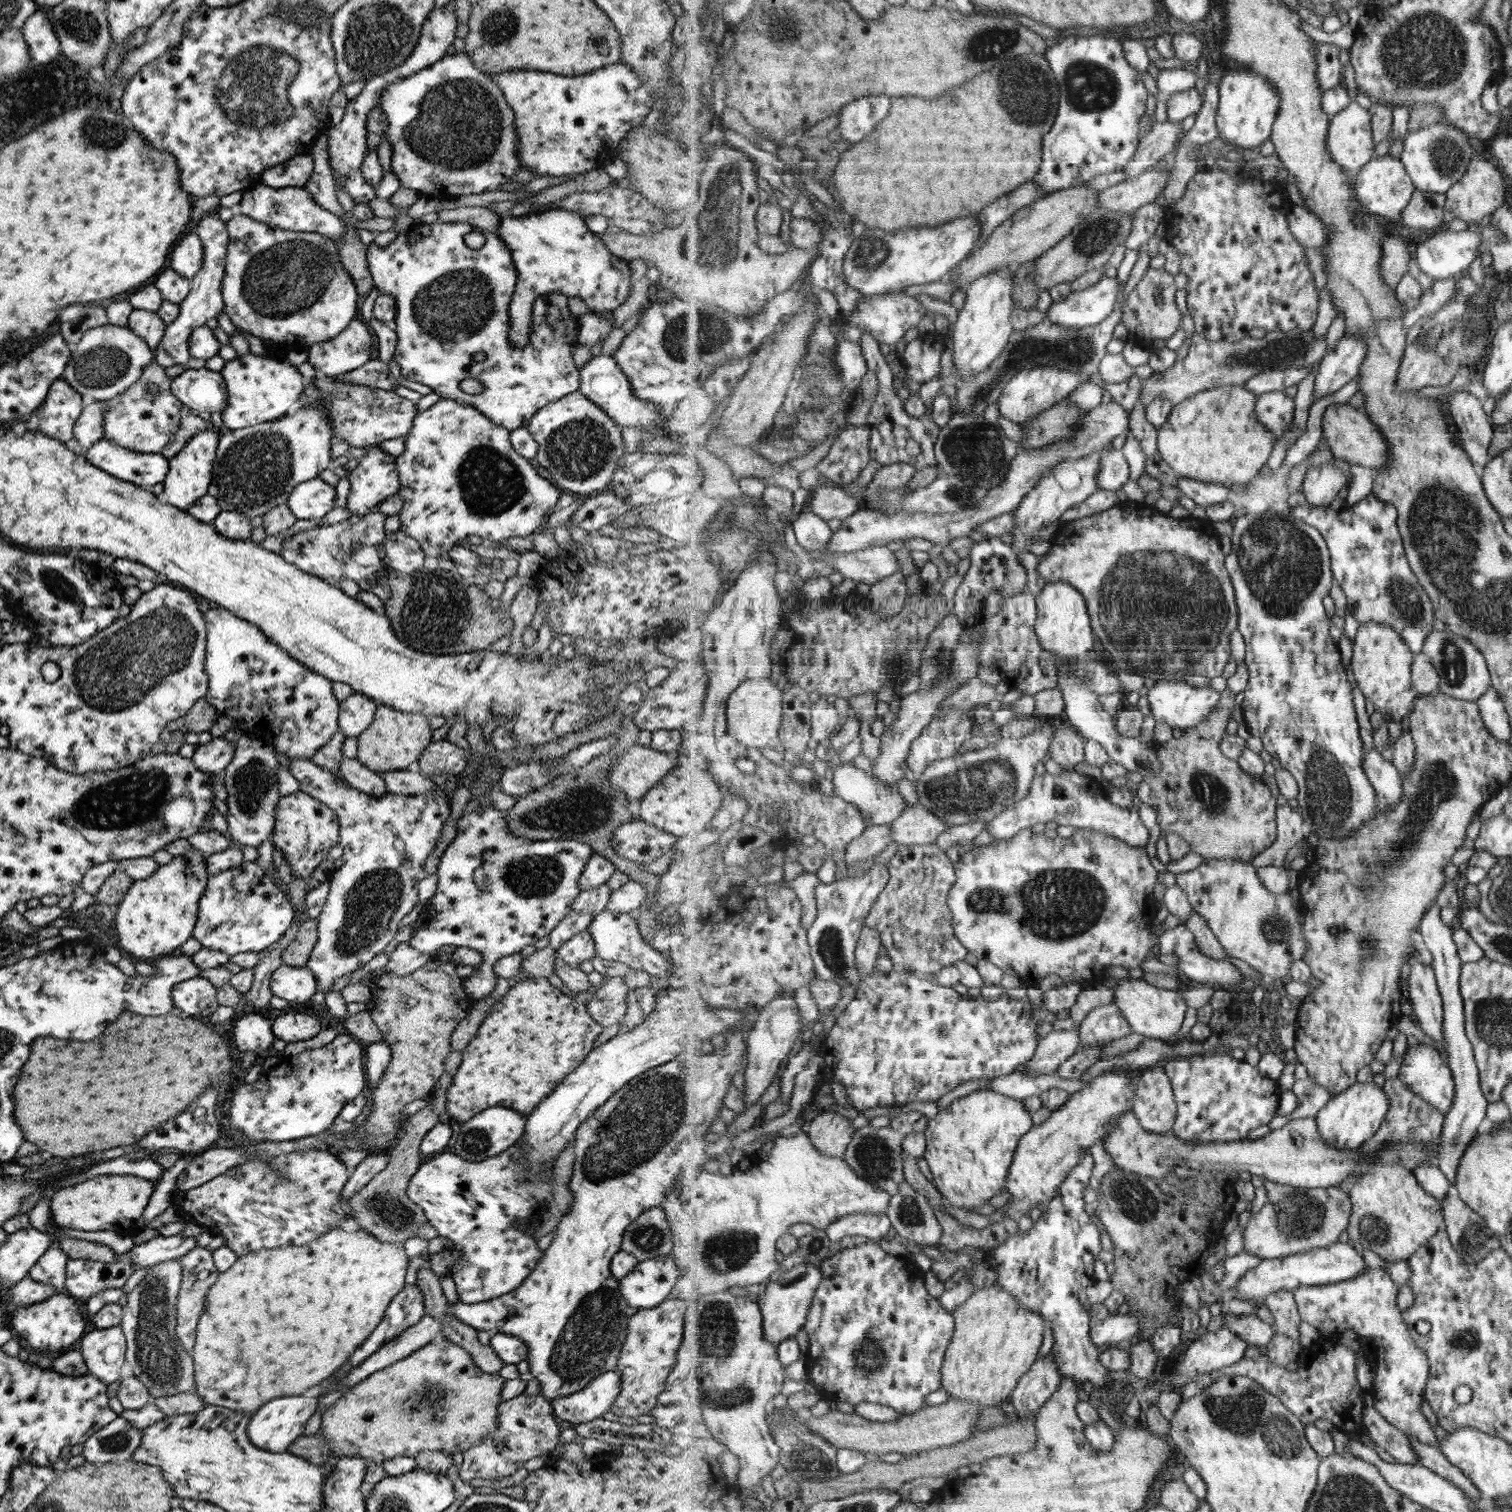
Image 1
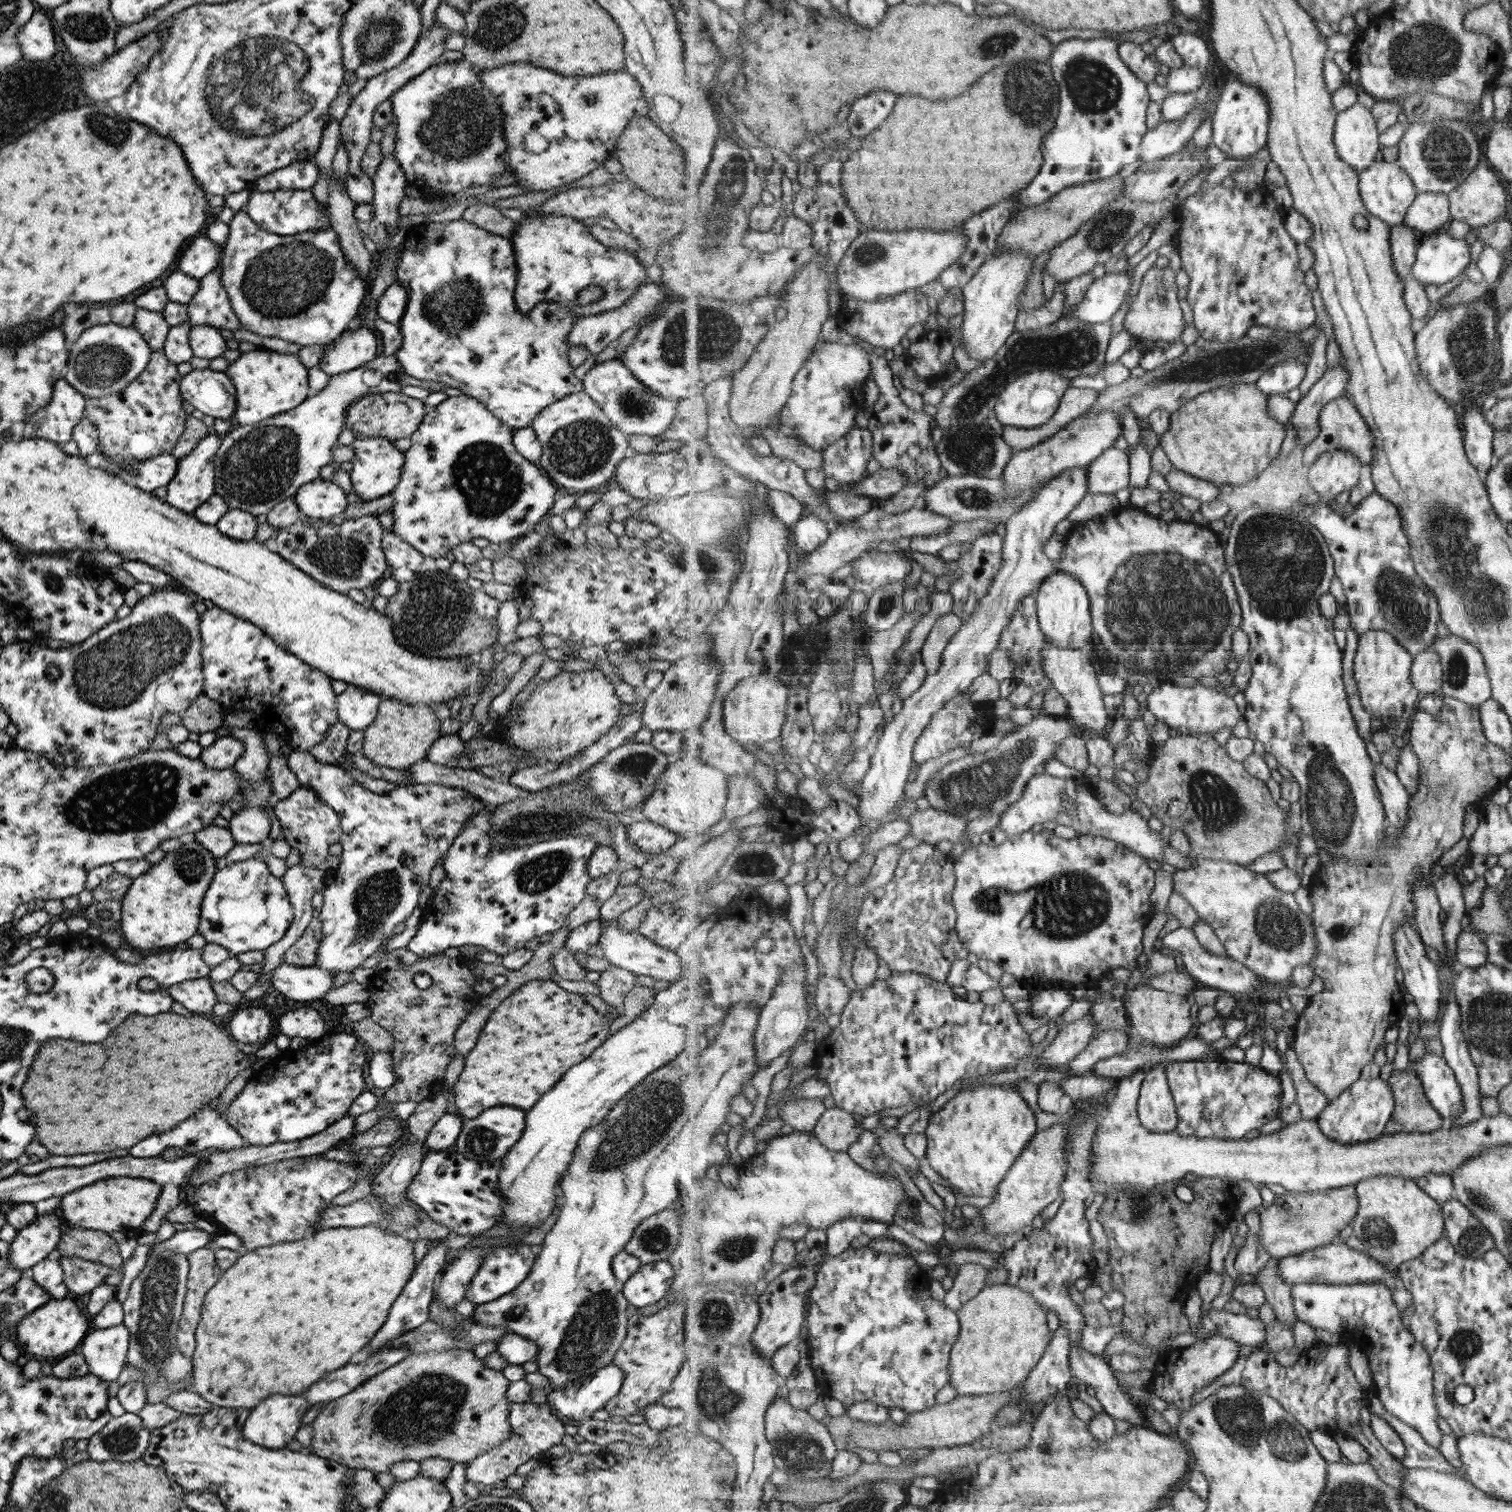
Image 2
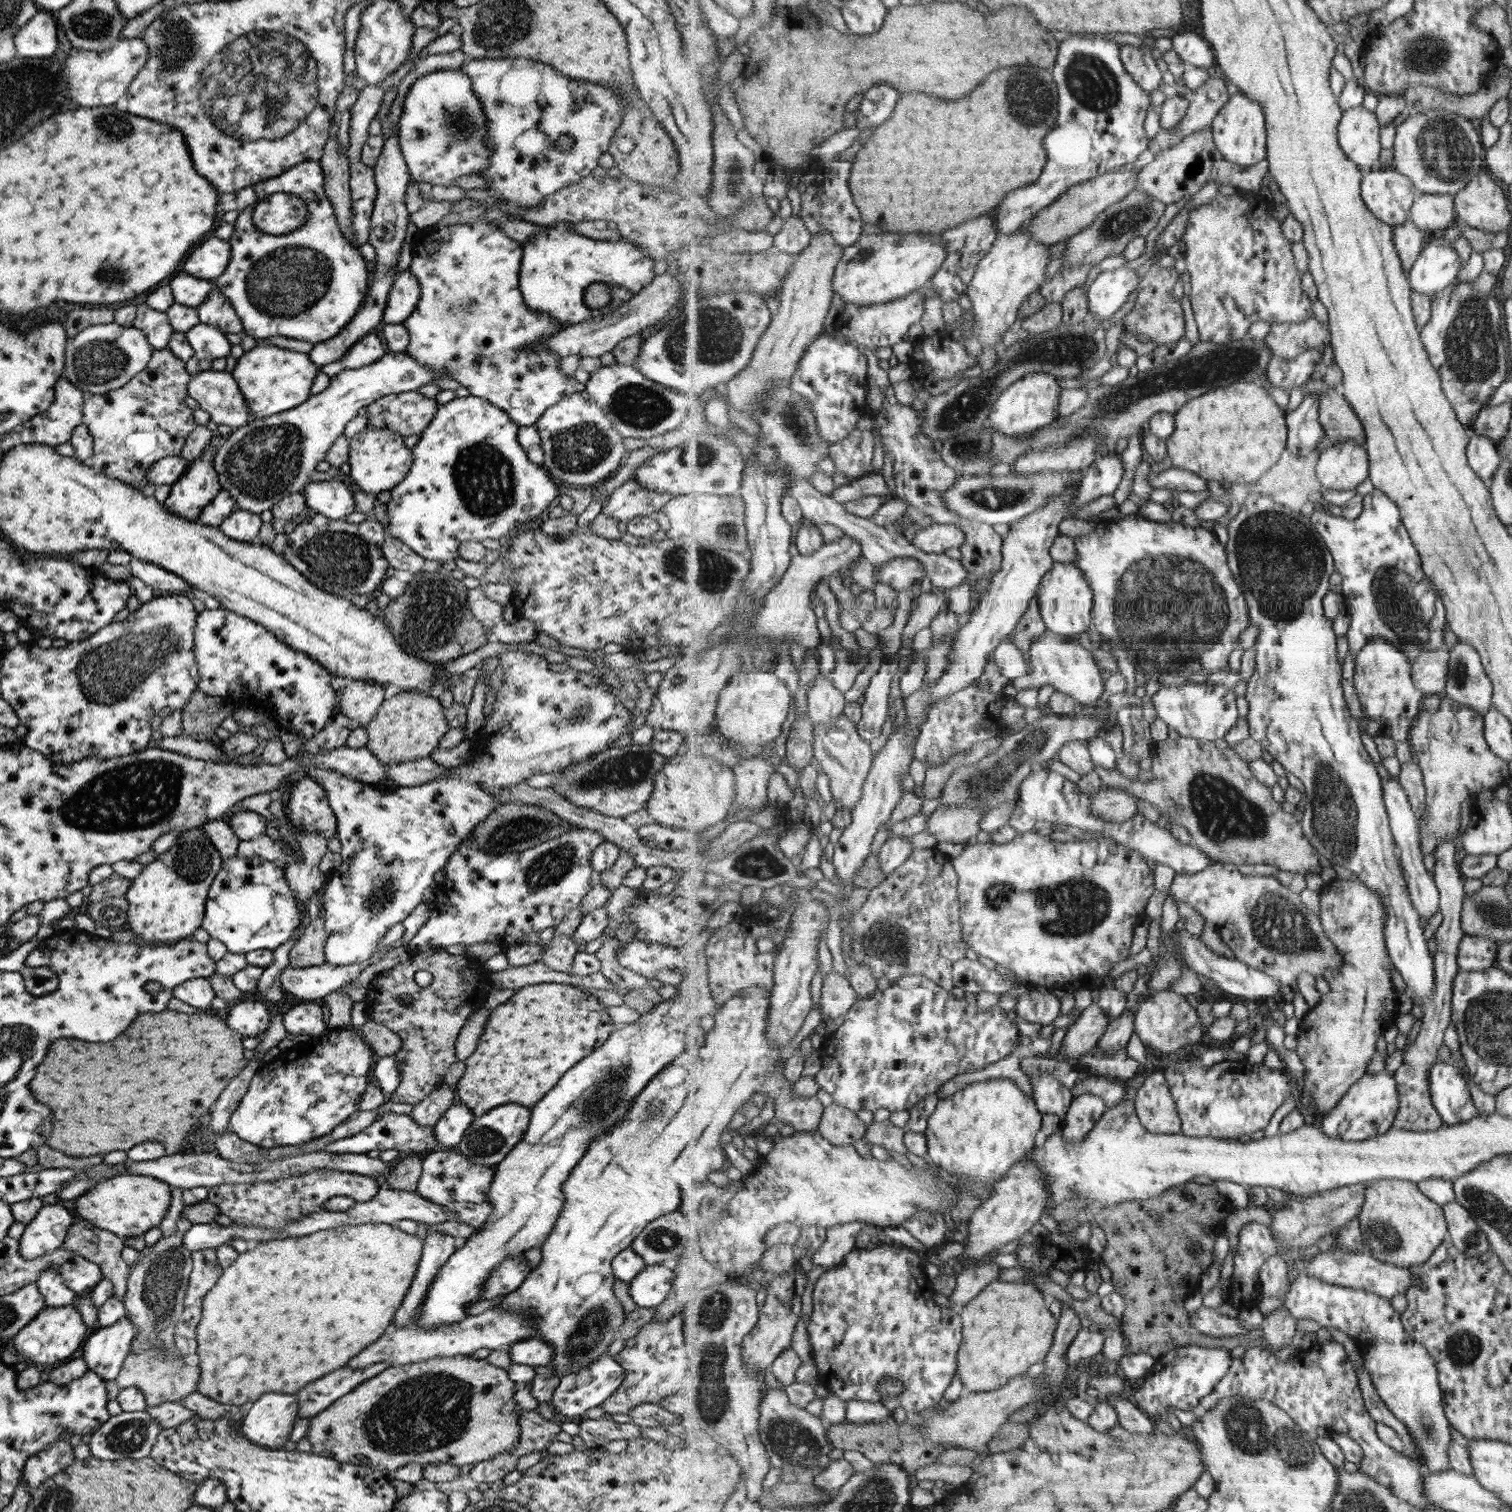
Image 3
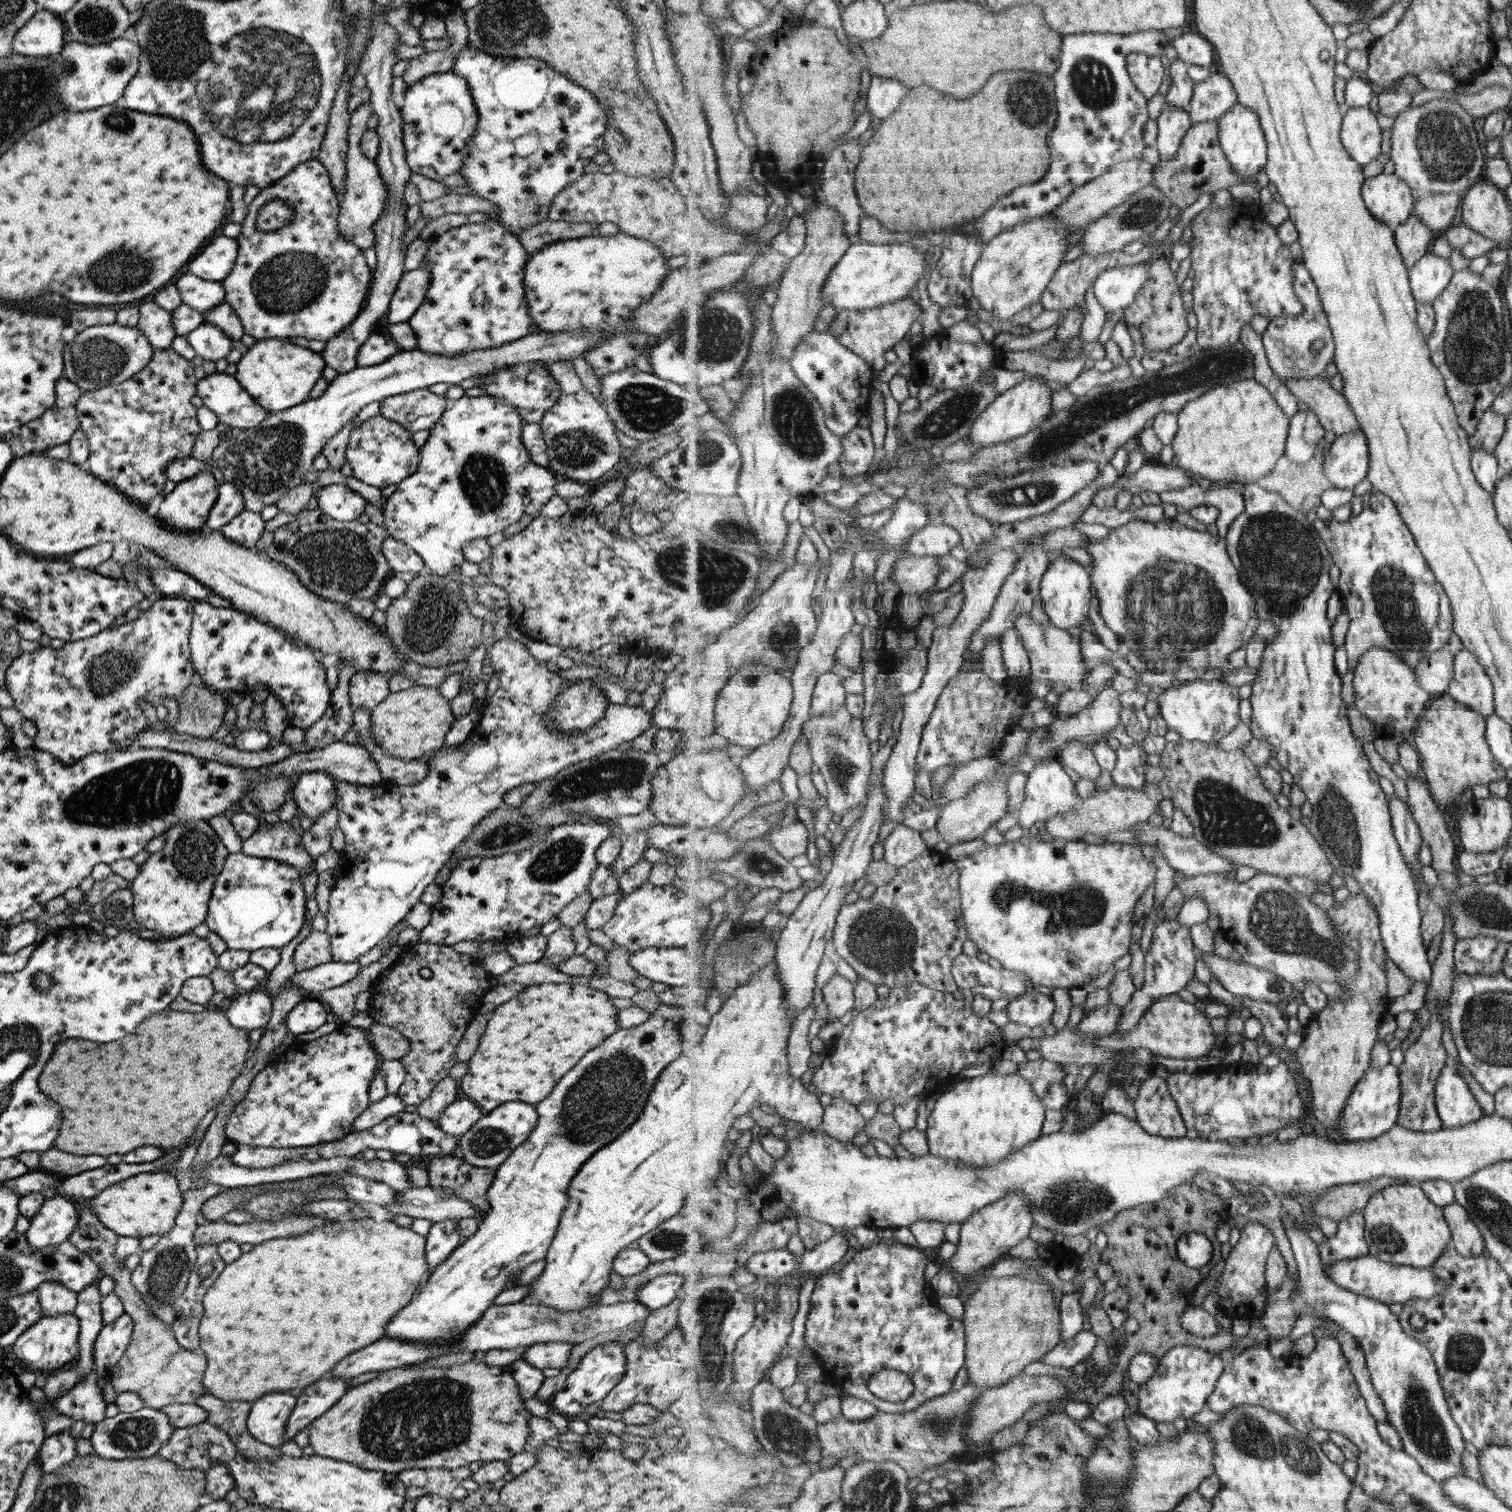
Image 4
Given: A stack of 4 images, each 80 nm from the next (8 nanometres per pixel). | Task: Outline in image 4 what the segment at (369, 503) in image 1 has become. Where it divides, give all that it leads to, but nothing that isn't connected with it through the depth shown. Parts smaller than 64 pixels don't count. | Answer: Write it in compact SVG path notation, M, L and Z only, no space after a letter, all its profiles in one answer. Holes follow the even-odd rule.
M380 414L353 427L345 449L345 461L351 467L352 477L381 490L387 486L396 486L401 480L411 476L417 470L419 462L419 449L413 445L411 435L411 432Z

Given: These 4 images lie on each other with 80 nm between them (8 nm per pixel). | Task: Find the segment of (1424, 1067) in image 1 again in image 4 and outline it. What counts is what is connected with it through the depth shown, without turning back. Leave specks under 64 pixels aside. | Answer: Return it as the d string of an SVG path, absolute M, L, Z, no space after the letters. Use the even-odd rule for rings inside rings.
M1449 1066L1443 1068L1443 1074L1437 1081L1436 1105L1447 1128L1476 1123L1486 1115L1474 1092L1471 1092L1470 1084Z

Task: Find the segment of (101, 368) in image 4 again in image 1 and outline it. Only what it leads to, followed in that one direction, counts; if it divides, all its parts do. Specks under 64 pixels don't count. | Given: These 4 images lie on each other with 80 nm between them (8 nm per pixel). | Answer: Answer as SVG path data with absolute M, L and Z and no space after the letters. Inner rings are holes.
M109 323L86 330L74 345L68 344L68 348L70 357L62 379L80 395L91 396L95 401L109 400L129 388L153 358L153 350L129 327Z

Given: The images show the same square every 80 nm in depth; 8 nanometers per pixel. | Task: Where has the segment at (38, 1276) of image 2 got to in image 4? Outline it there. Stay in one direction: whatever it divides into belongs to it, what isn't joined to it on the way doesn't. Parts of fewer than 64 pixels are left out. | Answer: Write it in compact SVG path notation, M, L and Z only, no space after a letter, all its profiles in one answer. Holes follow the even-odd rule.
M43 1281L35 1291L43 1315L58 1315L74 1311L76 1293L65 1288L60 1282Z

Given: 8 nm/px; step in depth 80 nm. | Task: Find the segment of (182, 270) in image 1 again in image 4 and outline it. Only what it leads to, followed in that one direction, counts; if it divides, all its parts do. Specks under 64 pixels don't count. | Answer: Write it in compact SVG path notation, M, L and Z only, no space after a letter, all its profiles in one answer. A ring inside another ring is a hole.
M216 235L187 263L189 273L203 280L220 282L237 258L235 239Z

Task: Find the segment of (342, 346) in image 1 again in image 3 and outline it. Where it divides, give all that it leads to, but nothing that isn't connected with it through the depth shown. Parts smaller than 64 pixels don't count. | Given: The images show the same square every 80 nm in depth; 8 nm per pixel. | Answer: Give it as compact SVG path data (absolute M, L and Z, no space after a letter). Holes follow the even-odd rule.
M371 332L354 342L353 346L347 348L337 360L321 365L320 370L331 378L342 370L353 370L373 364L384 354L385 350L381 347L379 338L377 338L375 332Z

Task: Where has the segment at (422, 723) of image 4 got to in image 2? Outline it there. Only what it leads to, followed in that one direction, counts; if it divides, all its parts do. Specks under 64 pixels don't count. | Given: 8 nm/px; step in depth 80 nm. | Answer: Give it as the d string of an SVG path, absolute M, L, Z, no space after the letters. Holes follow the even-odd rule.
M384 698L378 704L375 718L362 731L360 752L375 766L403 770L424 759L431 743L441 736L441 723L426 704L403 704L400 700Z

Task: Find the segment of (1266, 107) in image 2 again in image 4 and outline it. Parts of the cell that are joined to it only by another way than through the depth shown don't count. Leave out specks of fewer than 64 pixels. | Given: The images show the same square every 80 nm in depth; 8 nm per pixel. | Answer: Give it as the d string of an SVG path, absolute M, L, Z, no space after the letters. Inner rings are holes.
M1236 103L1229 112L1225 113L1225 116L1218 119L1218 123L1221 148L1240 178L1247 179L1256 175L1259 170L1265 170L1268 163L1268 142L1262 127L1262 118L1257 112L1249 106Z

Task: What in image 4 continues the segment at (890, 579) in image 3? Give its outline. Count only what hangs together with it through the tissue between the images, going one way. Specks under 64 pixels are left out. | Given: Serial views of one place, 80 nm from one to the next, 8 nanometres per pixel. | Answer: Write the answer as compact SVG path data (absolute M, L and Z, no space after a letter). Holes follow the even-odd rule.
M903 557L896 560L892 576L902 595L920 595L928 590L937 590L941 571L938 557Z

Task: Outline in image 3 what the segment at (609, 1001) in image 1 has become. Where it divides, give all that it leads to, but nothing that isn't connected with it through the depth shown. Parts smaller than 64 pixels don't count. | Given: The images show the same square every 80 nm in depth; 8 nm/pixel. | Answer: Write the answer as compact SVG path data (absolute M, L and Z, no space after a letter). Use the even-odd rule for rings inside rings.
M609 938L595 952L594 956L600 962L600 973L617 989L625 989L629 992L647 987L646 978L618 966L618 962L613 960L613 954L617 949L617 945L618 943L615 938Z

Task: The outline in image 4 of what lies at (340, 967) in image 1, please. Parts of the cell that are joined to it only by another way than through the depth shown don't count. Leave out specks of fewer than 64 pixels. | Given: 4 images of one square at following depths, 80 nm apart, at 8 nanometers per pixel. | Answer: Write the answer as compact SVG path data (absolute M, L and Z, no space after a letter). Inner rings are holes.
M503 637L499 640L492 640L487 642L487 656L489 656L489 662L493 667L493 674L498 678L498 687L491 699L488 700L488 705L481 708L479 712L480 718L478 725L475 728L473 734L470 734L465 740L465 743L446 746L445 750L438 751L436 749L433 752L433 757L426 761L428 764L428 773L425 778L421 779L421 782L409 786L397 785L394 788L389 788L388 791L383 790L381 787L374 785L358 785L347 782L346 780L339 780L333 778L334 788L334 807L337 811L336 827L341 830L344 838L344 848L341 851L340 863L335 866L333 877L334 883L329 892L328 908L325 914L325 920L327 921L327 928L325 933L329 940L329 951L331 951L332 962L352 962L357 961L357 957L365 954L369 949L373 948L376 944L380 943L382 939L387 938L387 934L391 932L392 928L399 922L403 922L405 915L419 902L419 896L426 886L429 886L431 882L434 882L434 878L438 875L441 867L448 862L448 858L454 854L454 850L465 840L465 837L475 828L475 825L485 818L489 813L492 813L496 808L502 806L502 796L513 788L518 786L533 783L539 783L541 780L549 778L554 774L557 774L559 770L573 764L574 762L581 762L581 760L587 760L597 756L598 754L613 750L617 748L621 742L630 742L633 737L639 736L641 732L645 732L647 728L653 727L651 719L654 712L645 712L640 705L637 707L630 707L629 705L607 703L603 711L603 716L597 721L595 726L591 726L587 732L581 732L581 734L561 734L561 732L555 732L551 728L545 728L544 714L548 712L548 708L554 703L556 696L562 691L564 686L568 685L567 678L560 678L557 672L547 670L546 662L543 660L537 660L529 654L524 645L510 638Z

